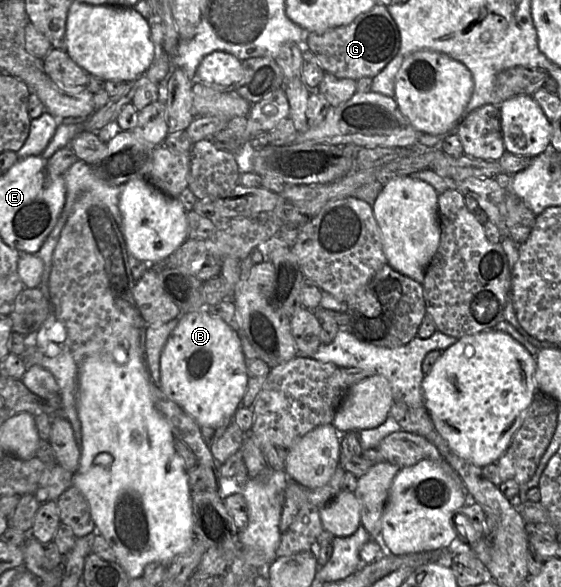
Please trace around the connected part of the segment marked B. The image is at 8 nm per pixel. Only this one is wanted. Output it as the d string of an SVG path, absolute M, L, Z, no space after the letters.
M196 310L182 315L169 336L160 358L160 389L179 405L201 427L216 429L230 419L245 395L248 383L246 359L239 335L222 318L207 310Z

